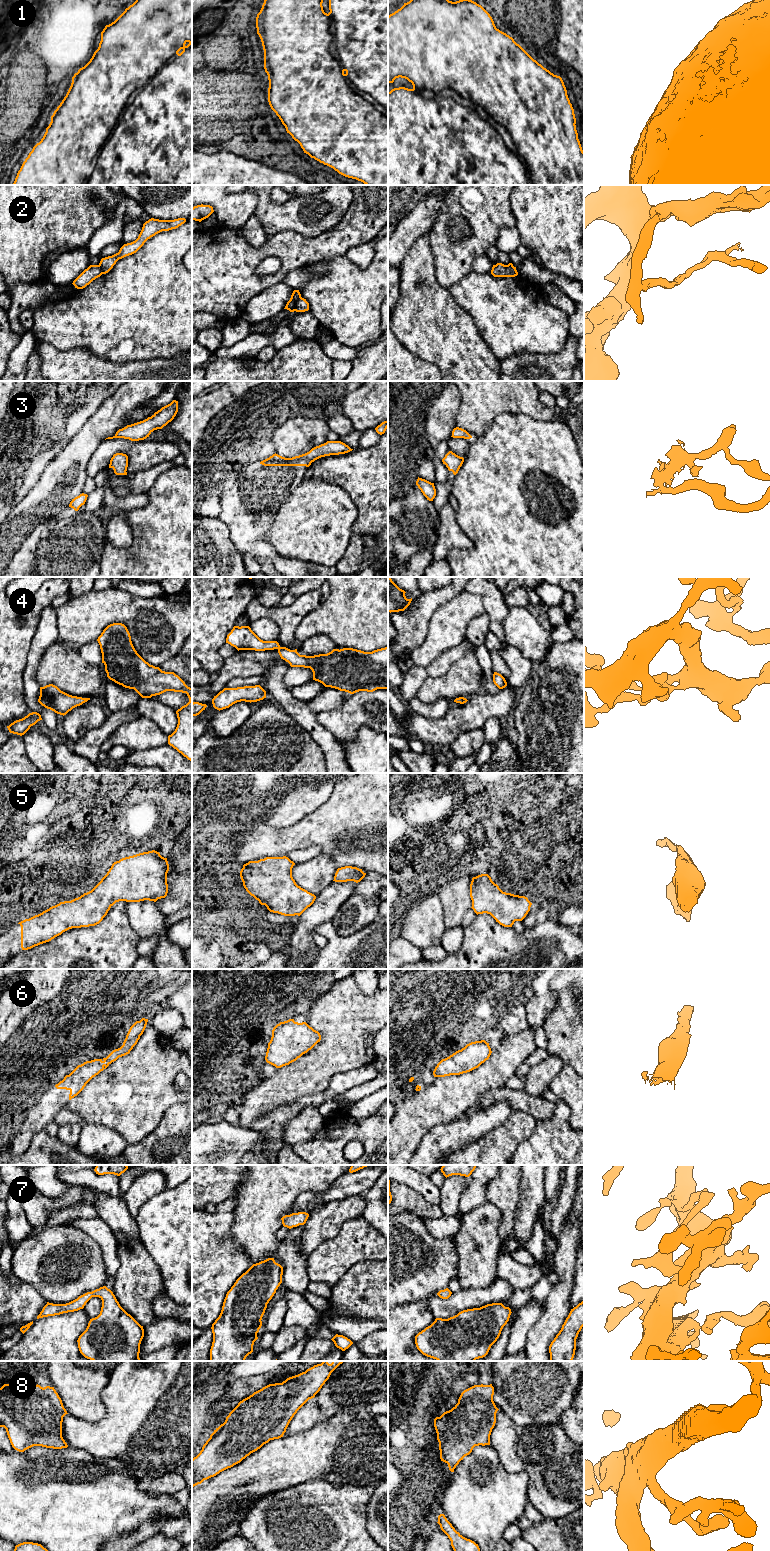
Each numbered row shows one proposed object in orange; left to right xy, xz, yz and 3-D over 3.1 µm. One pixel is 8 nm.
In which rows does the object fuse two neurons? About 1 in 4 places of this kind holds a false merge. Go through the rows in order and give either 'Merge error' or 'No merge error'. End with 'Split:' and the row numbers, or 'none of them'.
1: No merge error
2: Merge error
3: No merge error
4: No merge error
5: No merge error
6: No merge error
7: No merge error
8: No merge error
Split: 2

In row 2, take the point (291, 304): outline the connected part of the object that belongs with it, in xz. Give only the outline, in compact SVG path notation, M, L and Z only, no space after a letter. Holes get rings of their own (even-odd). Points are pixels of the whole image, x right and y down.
M294 290L284 309L289 310L290 312L296 311L296 303L300 298L301 294L299 290Z

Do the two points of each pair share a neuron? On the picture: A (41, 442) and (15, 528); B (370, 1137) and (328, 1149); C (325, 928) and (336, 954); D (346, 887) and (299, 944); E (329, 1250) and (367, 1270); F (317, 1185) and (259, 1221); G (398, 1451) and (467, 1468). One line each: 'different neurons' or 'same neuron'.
A: different neurons
B: same neuron
C: same neuron
D: same neuron
E: different neurons
F: same neuron
G: different neurons

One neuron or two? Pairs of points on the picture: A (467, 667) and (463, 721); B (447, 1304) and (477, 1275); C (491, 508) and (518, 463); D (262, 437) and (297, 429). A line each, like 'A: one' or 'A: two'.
A: two
B: two
C: one
D: two

